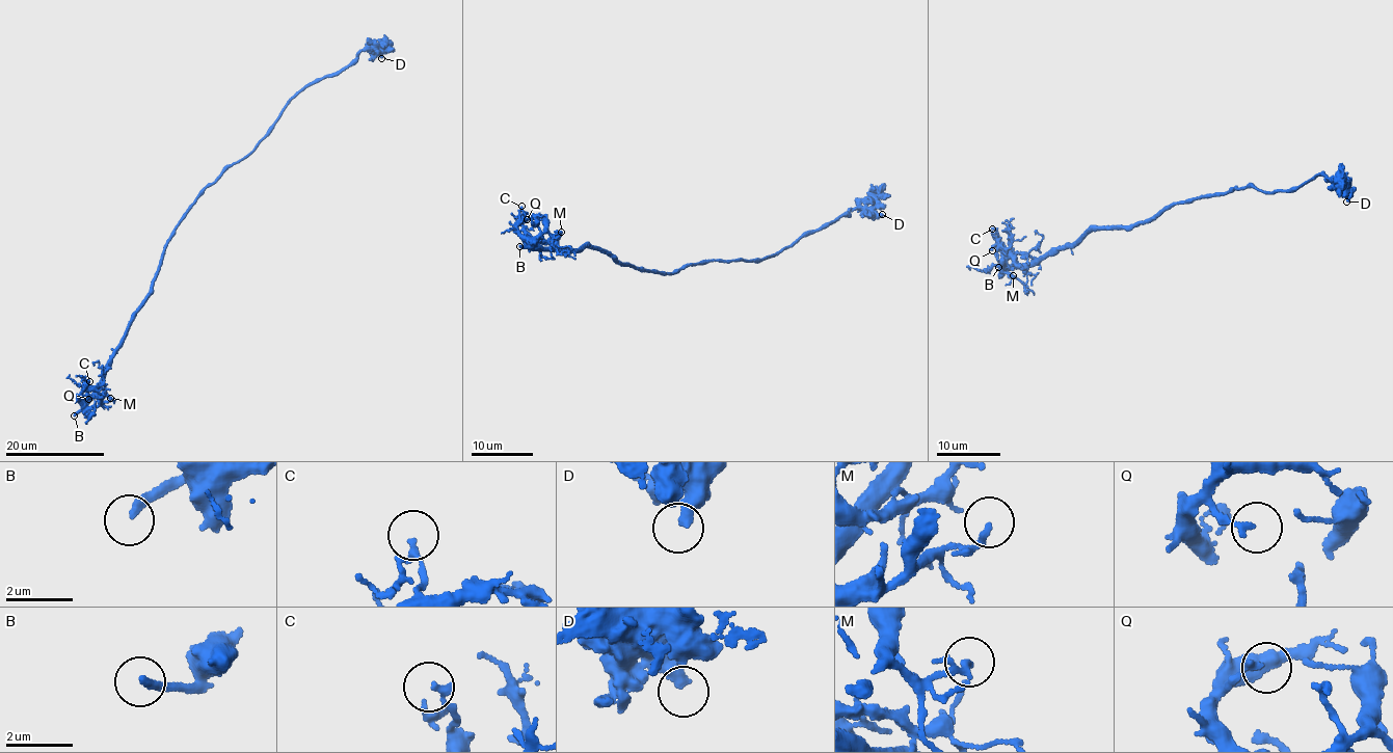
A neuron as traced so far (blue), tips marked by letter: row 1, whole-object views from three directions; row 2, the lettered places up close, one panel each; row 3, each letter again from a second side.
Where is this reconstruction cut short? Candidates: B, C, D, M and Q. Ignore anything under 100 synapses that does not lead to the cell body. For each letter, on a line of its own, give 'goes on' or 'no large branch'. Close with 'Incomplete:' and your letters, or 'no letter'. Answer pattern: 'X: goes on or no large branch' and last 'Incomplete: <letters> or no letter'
B: goes on
C: no large branch
D: no large branch
M: no large branch
Q: no large branch
Incomplete: B

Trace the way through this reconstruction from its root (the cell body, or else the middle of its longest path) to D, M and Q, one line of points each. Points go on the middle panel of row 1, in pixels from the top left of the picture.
D: (655, 272), (672, 273), (689, 264), (717, 259), (760, 259), (821, 230), (851, 209), (864, 207), (882, 214)
M: (655, 272), (628, 266), (586, 246), (570, 252), (534, 244), (543, 234), (553, 235), (561, 232)
Q: (655, 272), (628, 266), (586, 246), (572, 251), (548, 247), (545, 241), (530, 242), (517, 227), (527, 219)

